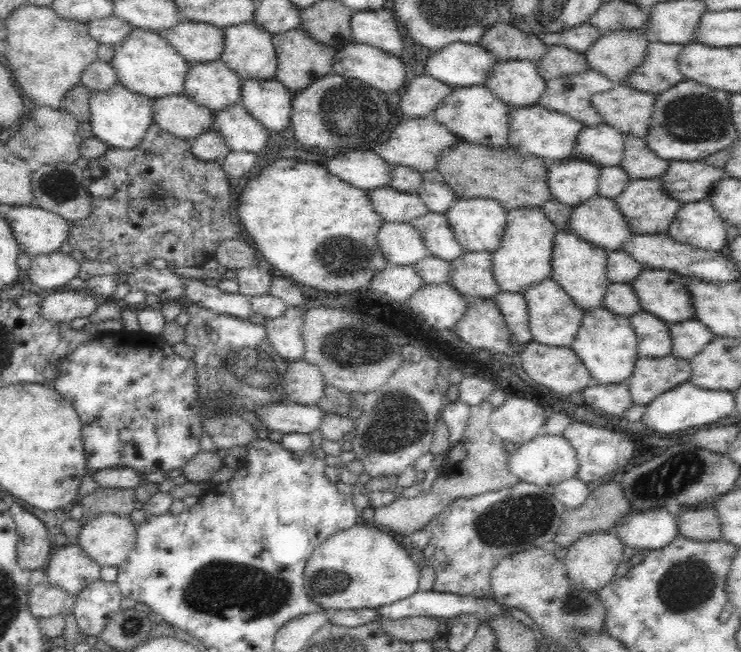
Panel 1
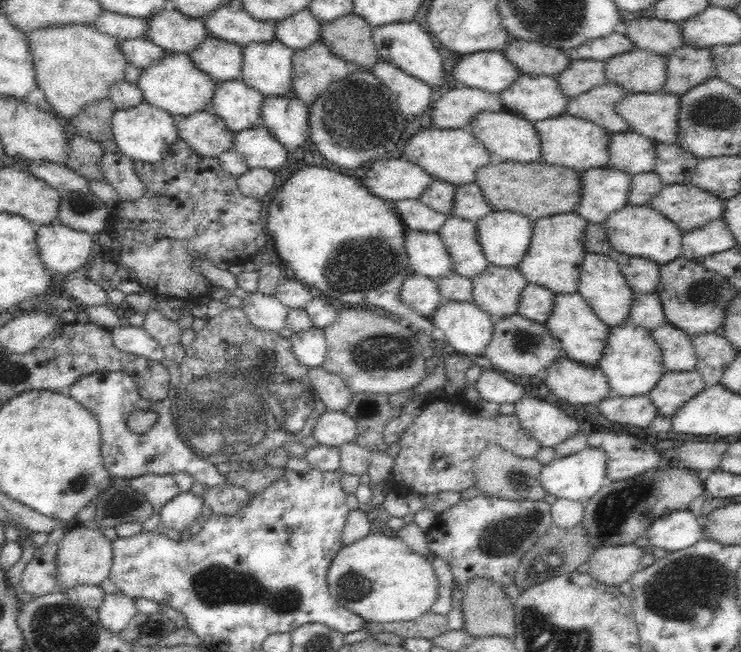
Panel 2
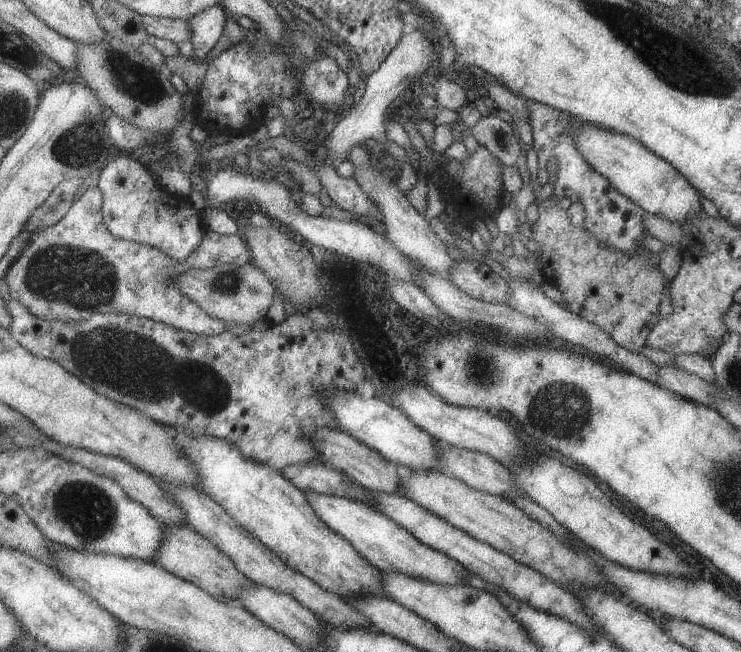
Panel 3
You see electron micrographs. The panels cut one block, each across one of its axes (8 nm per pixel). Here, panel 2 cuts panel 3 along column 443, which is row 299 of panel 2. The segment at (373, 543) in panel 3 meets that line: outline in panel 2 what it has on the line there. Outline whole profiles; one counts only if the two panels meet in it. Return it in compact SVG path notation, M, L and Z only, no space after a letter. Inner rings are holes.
M558 294L556 296L556 308L552 316L546 320L546 328L552 336L556 336L562 342L564 356L586 366L598 366L604 358L604 346L608 344L610 326L604 324L596 312L586 304L586 300L580 294Z

